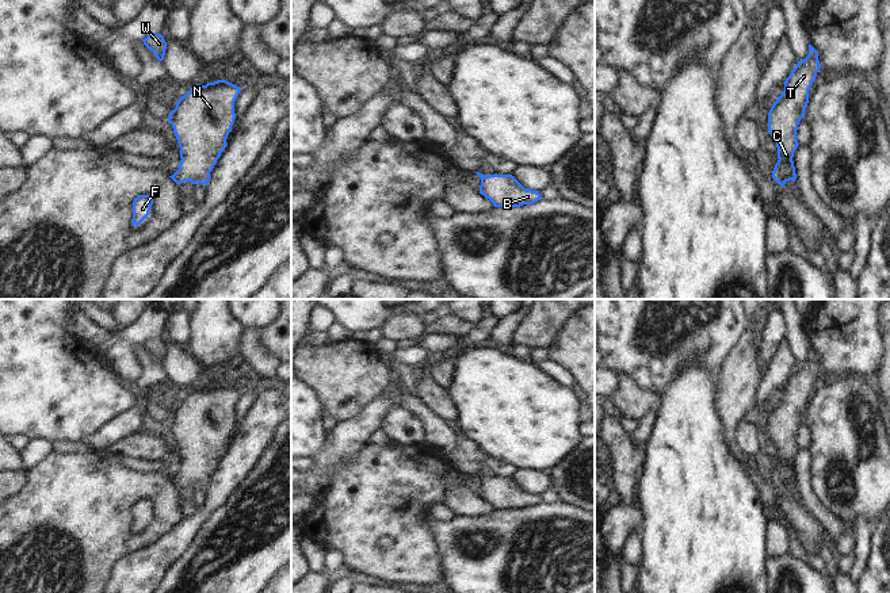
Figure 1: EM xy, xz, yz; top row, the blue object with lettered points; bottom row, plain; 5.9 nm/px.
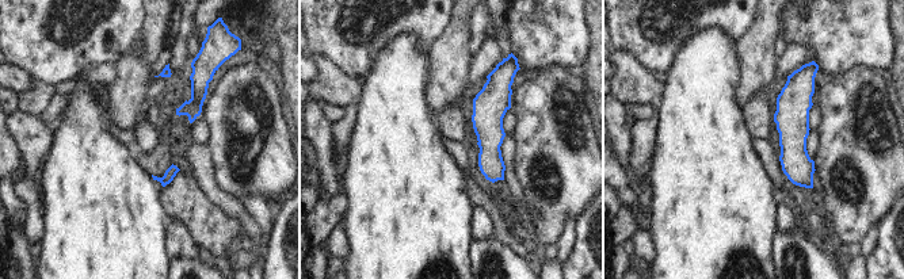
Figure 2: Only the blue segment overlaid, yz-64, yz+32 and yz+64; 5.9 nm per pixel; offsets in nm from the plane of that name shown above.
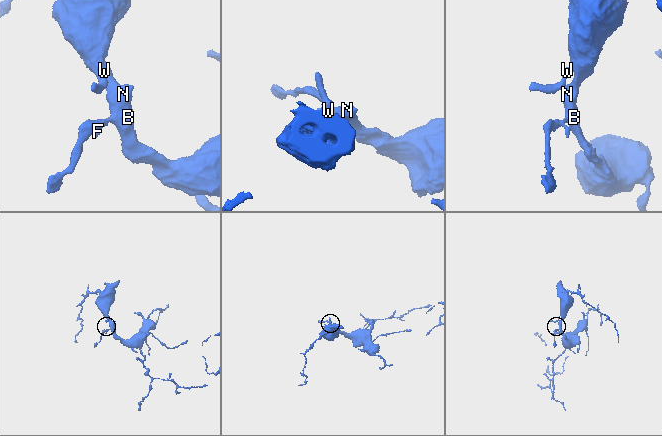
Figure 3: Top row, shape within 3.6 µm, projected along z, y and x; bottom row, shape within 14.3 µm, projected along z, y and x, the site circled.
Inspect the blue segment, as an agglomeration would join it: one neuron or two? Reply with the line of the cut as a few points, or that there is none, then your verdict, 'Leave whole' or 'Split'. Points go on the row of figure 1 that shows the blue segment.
No split. Leave whole

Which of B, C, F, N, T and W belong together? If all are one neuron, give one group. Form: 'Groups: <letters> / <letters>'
Groups: B C F N T W

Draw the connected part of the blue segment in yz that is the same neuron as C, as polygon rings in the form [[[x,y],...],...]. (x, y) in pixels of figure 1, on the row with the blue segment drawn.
[[[809,45],[809,54],[786,79],[784,91],[772,104],[768,112],[768,131],[778,148],[778,162],[772,179],[784,187],[790,180],[795,181],[794,152],[798,148],[797,130],[809,103],[809,89],[817,77],[821,64],[818,51]]]

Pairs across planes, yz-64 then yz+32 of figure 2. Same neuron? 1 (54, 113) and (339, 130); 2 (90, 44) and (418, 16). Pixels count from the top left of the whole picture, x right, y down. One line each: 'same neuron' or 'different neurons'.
1: same neuron
2: same neuron

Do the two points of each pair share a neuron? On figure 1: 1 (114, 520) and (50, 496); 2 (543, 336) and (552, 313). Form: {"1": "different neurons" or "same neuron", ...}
{"1": "same neuron", "2": "same neuron"}

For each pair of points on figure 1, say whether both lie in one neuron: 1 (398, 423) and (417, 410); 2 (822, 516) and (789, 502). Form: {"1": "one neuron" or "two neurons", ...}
{"1": "two neurons", "2": "two neurons"}

